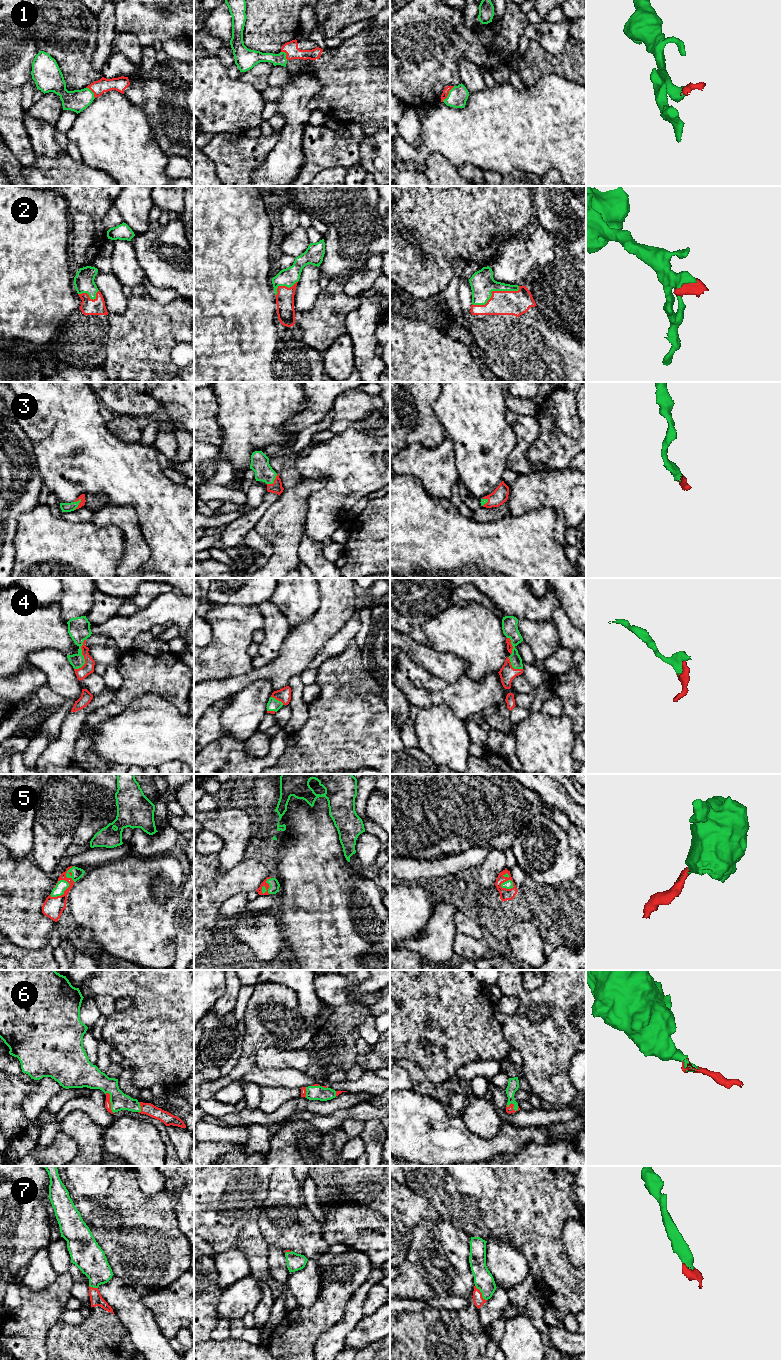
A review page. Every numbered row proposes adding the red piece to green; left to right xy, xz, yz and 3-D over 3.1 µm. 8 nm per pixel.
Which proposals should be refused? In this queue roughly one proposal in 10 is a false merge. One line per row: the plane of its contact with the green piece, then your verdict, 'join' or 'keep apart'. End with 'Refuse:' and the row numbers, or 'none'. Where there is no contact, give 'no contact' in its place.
1: meets green in yz; join
2: meets green in yz; join
3: meets green in xy; join
4: meets green in xy; join
5: meets green in yz; join
6: meets green in xy; join
7: meets green in yz; join
Refuse: none

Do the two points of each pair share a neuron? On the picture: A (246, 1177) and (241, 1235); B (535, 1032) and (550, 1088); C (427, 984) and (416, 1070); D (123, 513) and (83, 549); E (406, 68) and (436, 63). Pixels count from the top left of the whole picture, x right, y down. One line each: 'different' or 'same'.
A: same
B: same
C: different
D: different
E: same

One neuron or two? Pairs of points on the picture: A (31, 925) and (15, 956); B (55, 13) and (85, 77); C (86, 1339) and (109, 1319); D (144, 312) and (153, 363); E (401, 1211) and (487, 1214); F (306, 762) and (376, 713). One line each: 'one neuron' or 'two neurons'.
A: two neurons
B: one neuron
C: one neuron
D: one neuron
E: two neurons
F: one neuron

